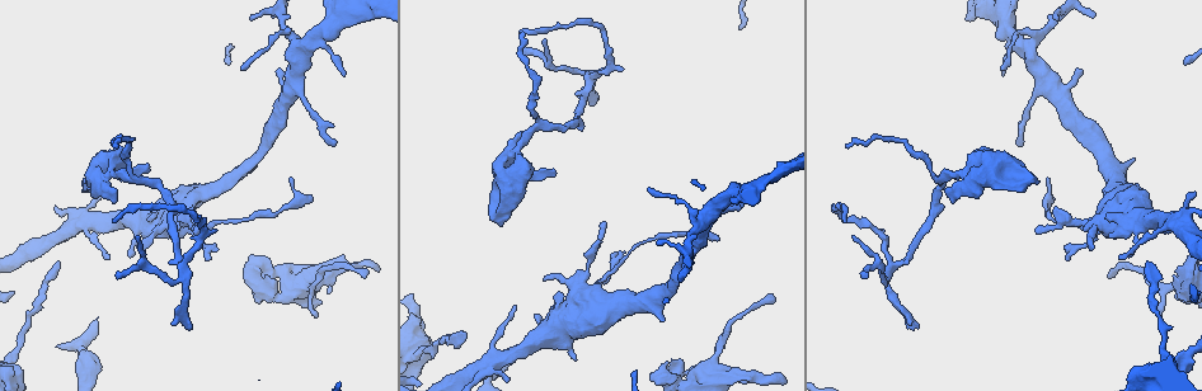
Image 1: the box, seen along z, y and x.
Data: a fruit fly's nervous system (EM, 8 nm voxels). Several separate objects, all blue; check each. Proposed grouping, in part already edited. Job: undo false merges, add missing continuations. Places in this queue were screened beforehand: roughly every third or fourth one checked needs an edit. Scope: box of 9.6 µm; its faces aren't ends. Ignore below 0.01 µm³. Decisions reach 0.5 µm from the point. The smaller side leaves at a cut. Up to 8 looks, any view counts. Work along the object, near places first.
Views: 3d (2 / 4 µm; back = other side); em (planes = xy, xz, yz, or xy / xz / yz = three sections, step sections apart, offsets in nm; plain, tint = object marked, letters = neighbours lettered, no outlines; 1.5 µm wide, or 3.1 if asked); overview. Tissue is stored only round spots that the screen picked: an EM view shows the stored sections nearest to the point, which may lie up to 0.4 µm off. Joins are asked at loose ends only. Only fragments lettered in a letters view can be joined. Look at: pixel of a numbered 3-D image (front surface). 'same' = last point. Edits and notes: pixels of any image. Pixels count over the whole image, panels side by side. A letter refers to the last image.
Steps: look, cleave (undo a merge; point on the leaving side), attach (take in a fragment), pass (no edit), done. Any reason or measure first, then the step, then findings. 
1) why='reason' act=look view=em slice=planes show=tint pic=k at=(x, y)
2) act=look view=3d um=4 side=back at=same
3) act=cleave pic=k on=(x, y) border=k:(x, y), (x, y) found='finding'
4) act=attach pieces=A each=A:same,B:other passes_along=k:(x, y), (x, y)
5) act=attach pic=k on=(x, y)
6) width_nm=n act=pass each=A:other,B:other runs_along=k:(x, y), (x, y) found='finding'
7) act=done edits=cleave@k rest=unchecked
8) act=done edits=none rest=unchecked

why='thin end' act=look view=3d um=4 pic=1 at=(342, 75)

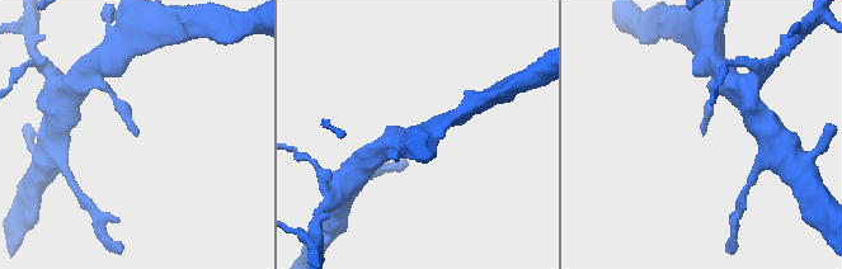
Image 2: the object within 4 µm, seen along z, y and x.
act=look view=em slice=xy step=8 show=letters pic=2 at=(138, 132)

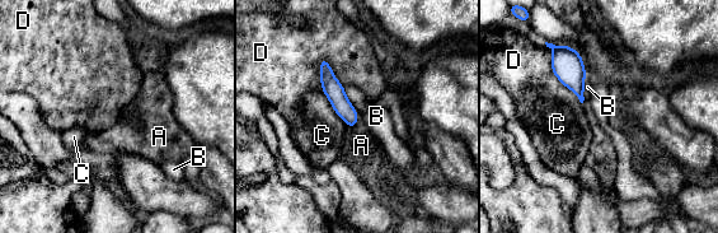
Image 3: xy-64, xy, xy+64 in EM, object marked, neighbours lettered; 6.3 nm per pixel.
act=look view=em slice=planes show=letters at=same

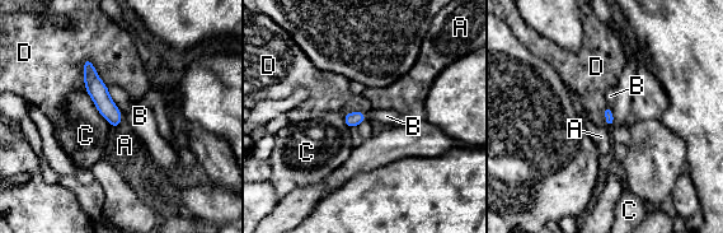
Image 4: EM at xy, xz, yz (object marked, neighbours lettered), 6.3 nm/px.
longest_contact=C:260nm act=attach pieces=B each=A:other,B:same,C:other,D:other found='it goes on there'

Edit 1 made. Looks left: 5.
why='long arm stops here' act=look view=em slice=planes show=letters pic=1 at=(846, 147)

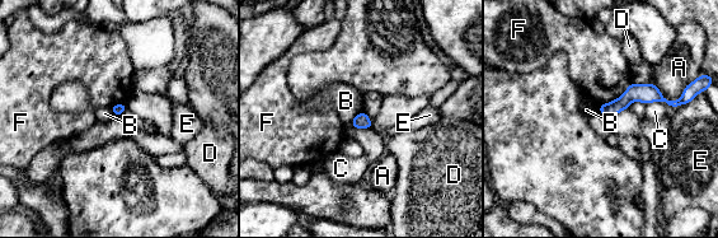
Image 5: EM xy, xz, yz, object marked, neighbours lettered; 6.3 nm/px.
longest_contact=F:260nm act=pass each=A:other,B:other,C:other,D:other,E:other,F:other found='none of them fits'

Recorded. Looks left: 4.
why='branch stops here' act=look view=em slice=xz step=8 show=tint pic=1 at=(58, 260)

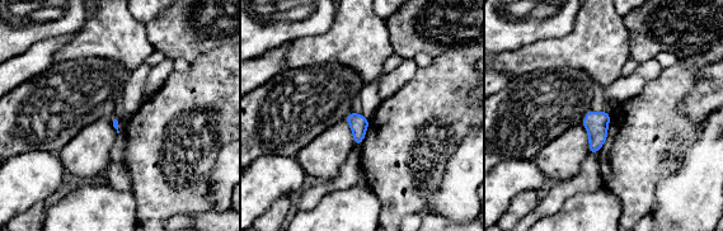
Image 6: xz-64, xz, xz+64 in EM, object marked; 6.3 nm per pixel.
why='another direction' act=look view=em slice=planes show=letters at=same

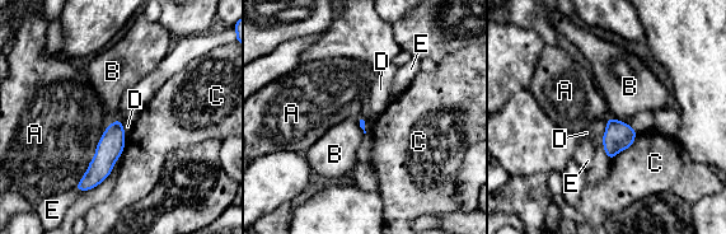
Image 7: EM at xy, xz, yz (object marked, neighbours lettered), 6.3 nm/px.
act=pass each=A:other,B:other,C:other,D:other,E:other border=7:(122, 123), (122, 131), (126, 135) found='none of them fits'

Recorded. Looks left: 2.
act=done edits=attach@4 rest=unchecked

